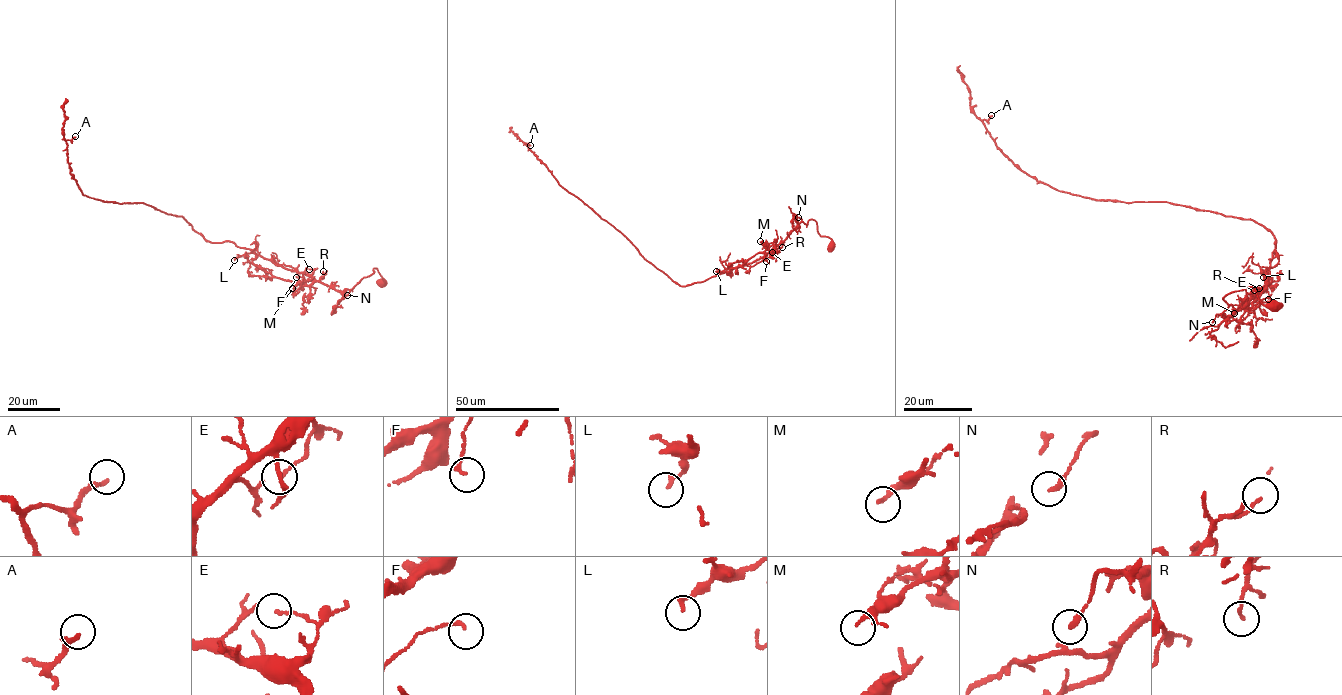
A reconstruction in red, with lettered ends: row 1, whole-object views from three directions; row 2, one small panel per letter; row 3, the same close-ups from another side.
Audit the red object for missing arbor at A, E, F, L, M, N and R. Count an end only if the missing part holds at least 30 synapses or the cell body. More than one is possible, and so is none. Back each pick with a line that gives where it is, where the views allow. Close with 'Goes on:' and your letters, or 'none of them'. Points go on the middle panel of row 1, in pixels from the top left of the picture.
A: place (530, 145)
Goes on: A

